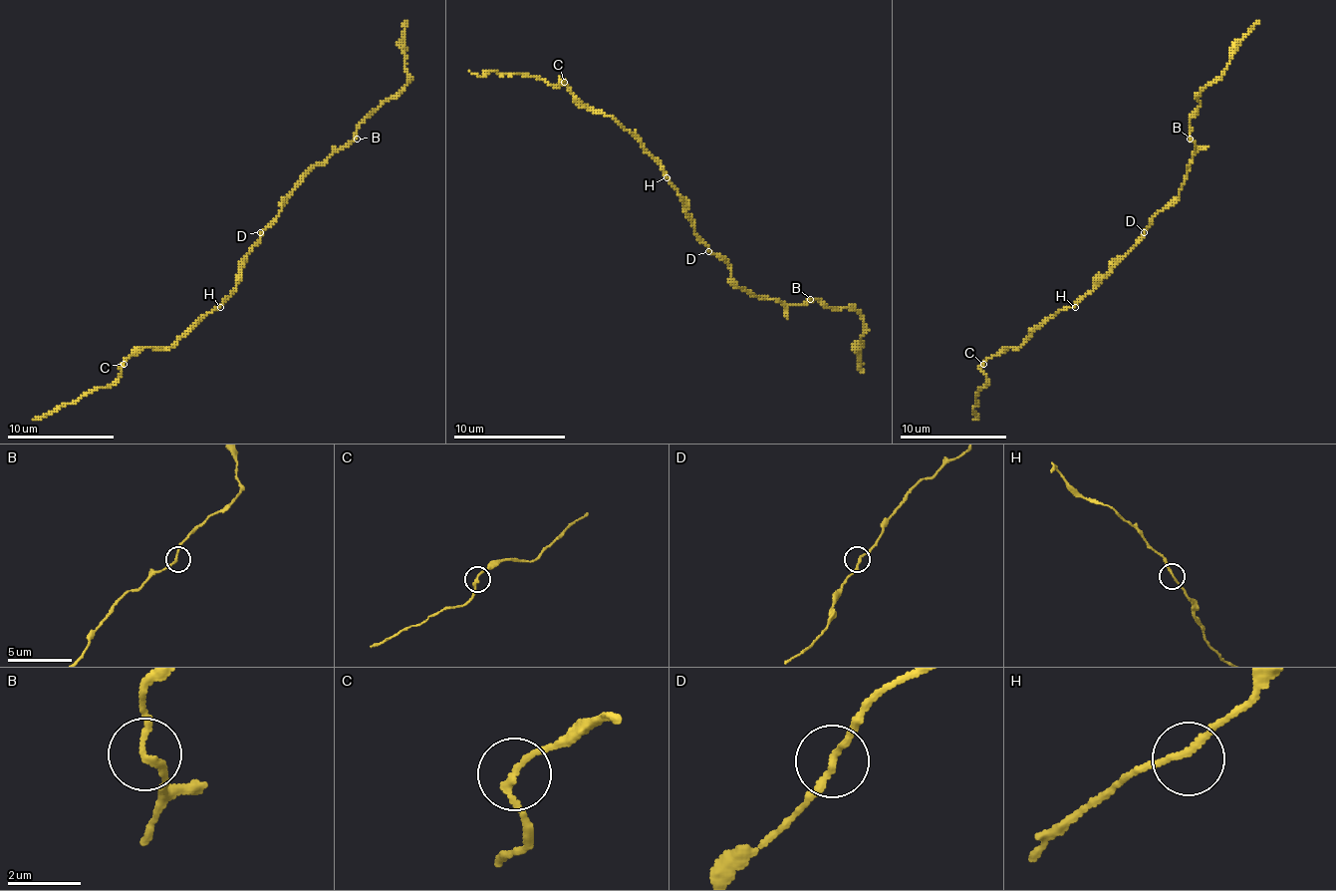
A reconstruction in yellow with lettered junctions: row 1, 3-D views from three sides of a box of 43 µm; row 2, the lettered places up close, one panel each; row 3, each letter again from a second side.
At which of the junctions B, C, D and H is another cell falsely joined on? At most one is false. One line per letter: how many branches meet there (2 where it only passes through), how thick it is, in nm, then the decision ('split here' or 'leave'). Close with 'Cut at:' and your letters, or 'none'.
B: 2 branches meet; 170 nm thick; leave
C: 2 branches meet; 160 nm thick; leave
D: 2 branches meet; 160 nm thick; leave
H: 2 branches meet; 160 nm thick; leave
Cut at: none

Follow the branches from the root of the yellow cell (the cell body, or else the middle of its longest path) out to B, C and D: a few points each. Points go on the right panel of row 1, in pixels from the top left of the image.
B: (1126, 253), (1150, 221), (1179, 194), (1195, 151), (1195, 144), (1190, 139)
C: (1126, 253), (1077, 302), (1050, 315), (1018, 347), (1005, 347), (983, 363)
D: (1126, 253), (1144, 232)

